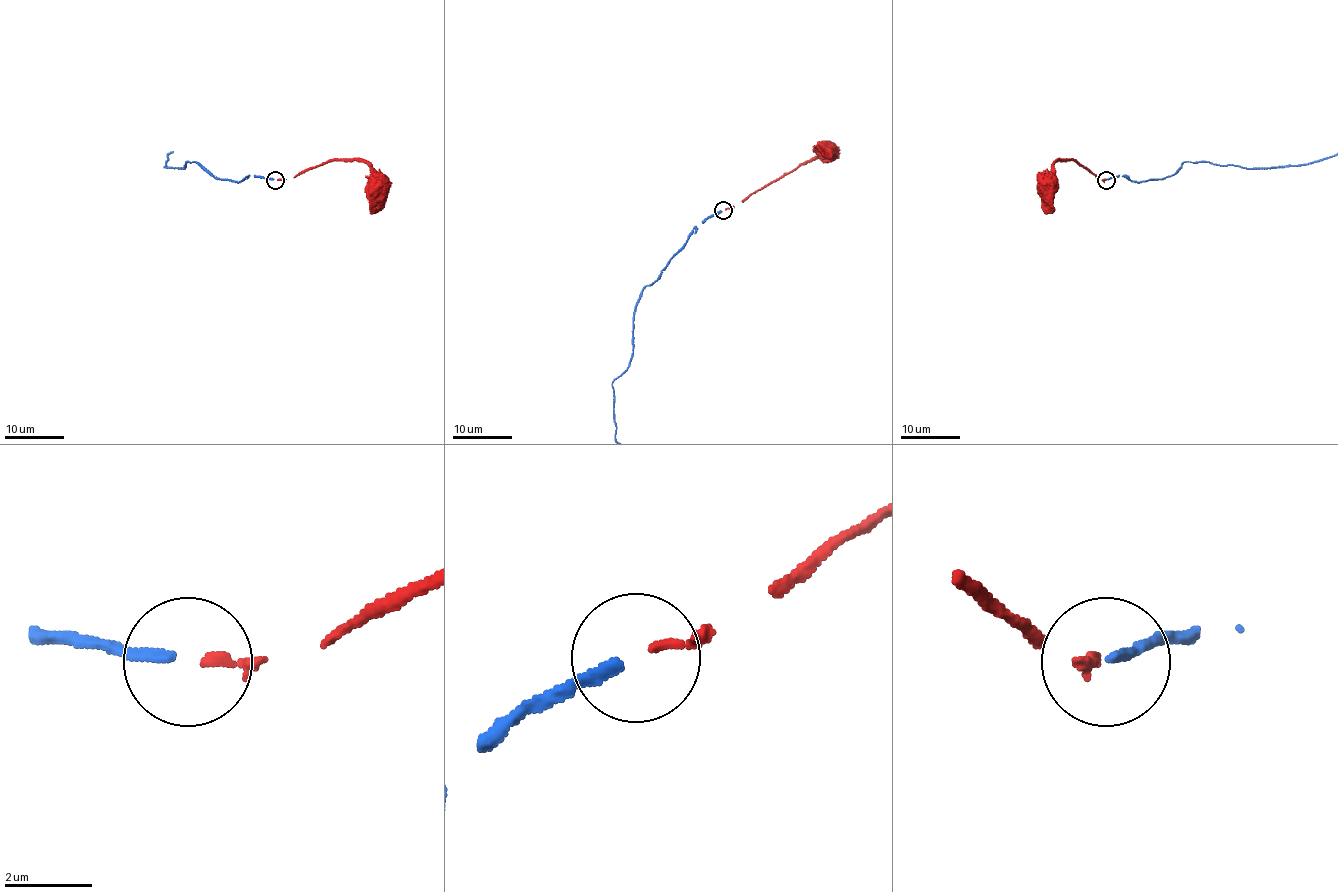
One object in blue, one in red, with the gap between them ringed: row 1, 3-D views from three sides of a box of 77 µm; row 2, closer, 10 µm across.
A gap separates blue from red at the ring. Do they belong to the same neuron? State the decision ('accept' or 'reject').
accept

